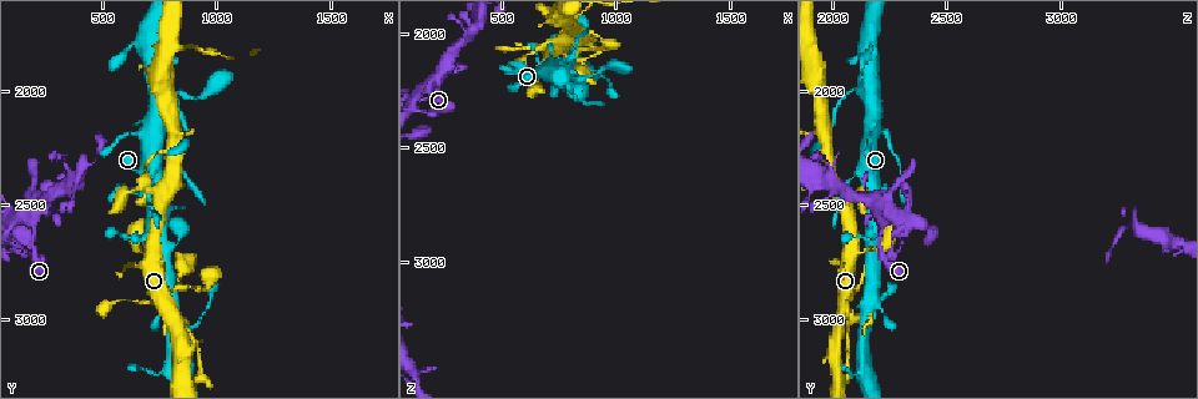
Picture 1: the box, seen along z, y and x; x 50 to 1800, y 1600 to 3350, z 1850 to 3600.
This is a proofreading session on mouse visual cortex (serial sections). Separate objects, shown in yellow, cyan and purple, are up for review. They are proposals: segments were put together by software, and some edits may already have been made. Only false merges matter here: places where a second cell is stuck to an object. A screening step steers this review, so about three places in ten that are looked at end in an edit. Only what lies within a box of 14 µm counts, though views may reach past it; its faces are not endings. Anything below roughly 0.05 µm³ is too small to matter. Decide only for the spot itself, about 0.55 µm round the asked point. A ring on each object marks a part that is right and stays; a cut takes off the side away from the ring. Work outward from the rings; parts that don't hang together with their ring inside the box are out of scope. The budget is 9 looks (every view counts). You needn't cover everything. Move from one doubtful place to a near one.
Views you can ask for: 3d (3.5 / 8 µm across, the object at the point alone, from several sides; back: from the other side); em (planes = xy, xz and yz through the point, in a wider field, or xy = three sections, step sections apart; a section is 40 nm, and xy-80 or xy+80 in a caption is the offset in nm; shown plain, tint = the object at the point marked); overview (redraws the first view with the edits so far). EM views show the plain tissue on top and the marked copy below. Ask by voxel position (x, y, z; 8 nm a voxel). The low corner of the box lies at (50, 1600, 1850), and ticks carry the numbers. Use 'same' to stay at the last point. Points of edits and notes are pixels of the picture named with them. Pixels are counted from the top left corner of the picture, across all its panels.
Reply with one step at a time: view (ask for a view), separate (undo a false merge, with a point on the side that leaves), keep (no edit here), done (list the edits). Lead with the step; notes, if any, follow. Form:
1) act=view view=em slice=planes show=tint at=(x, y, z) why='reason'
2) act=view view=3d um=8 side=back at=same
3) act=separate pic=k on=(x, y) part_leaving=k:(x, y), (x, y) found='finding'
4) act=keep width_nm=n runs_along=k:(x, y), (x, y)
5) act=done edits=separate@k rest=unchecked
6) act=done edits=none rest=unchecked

act=view view=3d um=3.5 at=(780, 2170, 2190) why='sharp bend'

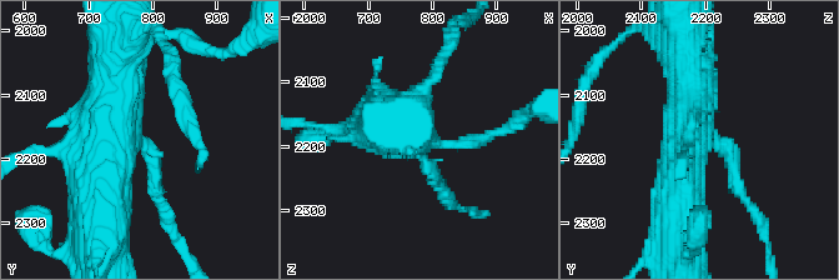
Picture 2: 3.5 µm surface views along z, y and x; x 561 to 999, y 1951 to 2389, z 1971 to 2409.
act=view view=em slice=xy step=2 show=tint at=(770, 2165, 2195)

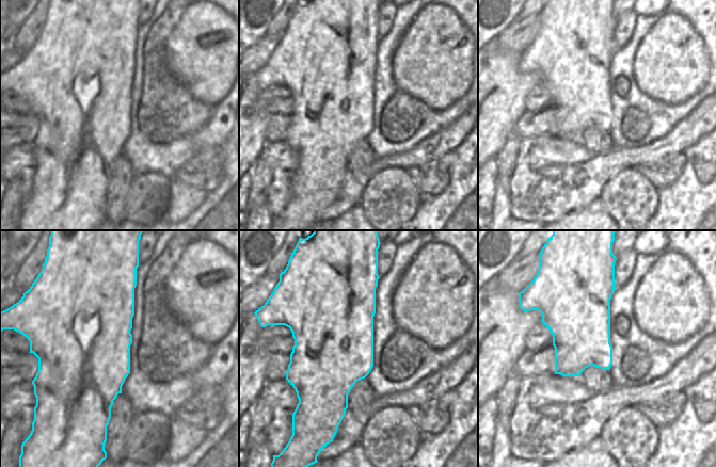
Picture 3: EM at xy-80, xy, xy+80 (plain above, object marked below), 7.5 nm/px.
act=keep runs_along=2:(100, 206), (124, 45) found='all the same cell'

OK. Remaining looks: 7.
act=view view=3d um=8 at=(830, 2820, 2130) why='three-way junction'

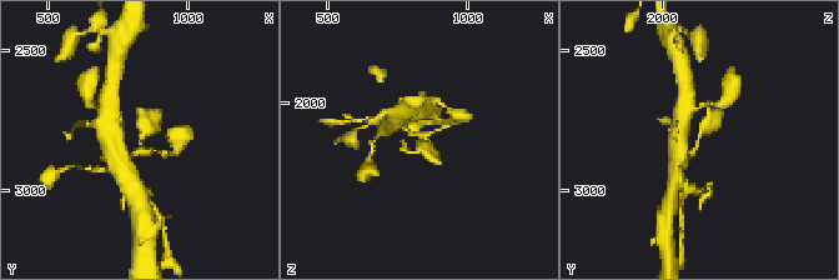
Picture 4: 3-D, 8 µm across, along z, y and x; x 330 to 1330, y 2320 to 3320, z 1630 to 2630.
act=view view=em slice=xy step=1 show=tint at=(840, 2830, 2130) arms=3 arm_widths_nm=100,200,300

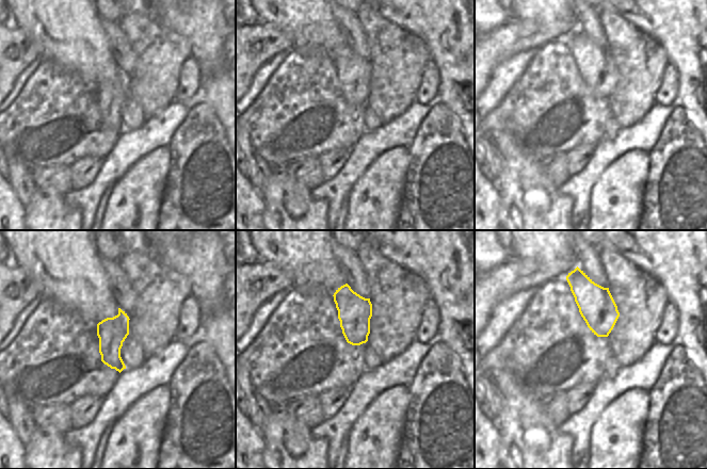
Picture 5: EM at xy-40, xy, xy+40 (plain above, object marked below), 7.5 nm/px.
act=keep runs_along=4:(683, 159), (719, 115) found='continuous, no second cell'

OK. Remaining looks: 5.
act=view view=3d um=3.5 at=(930, 3200, 2080) why='abrupt turn'

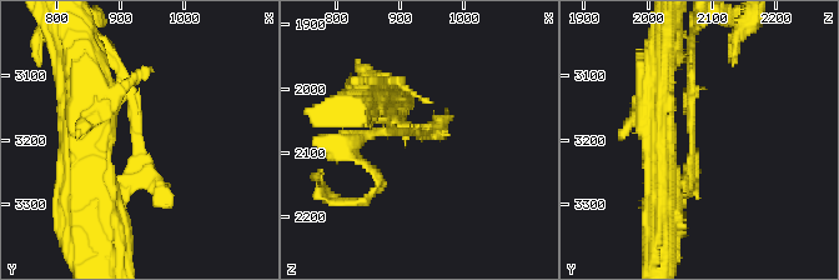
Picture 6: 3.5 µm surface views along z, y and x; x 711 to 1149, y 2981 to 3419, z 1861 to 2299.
act=view view=em slice=xy step=2 show=tint at=(925, 3195, 2070) arm_widths_nm=150,150 why='shape alone is not enough'

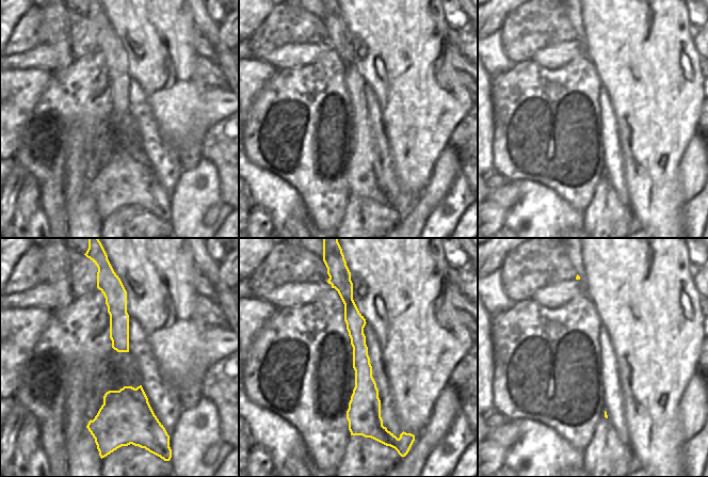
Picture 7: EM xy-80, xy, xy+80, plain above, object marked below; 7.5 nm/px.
act=keep runs_along=6:(668, 193), (691, 178), (691, 54) found='continuous, no second cell'

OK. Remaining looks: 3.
act=view view=3d um=3.5 at=(190, 2550, 2230)

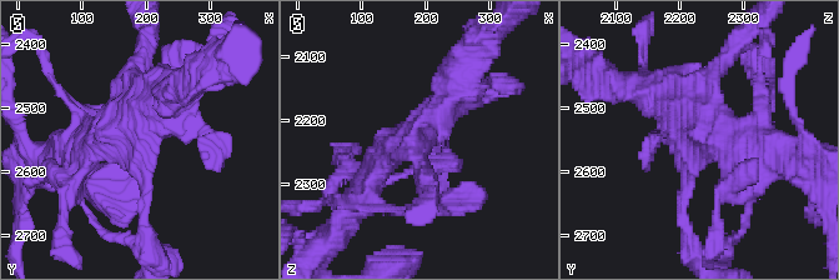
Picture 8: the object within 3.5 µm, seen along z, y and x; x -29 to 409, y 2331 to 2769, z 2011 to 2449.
act=view view=em slice=xy step=2 show=tint at=(185, 2560, 2220) arms=4 arm_widths_nm=150,300,350,400 why='now the EM'

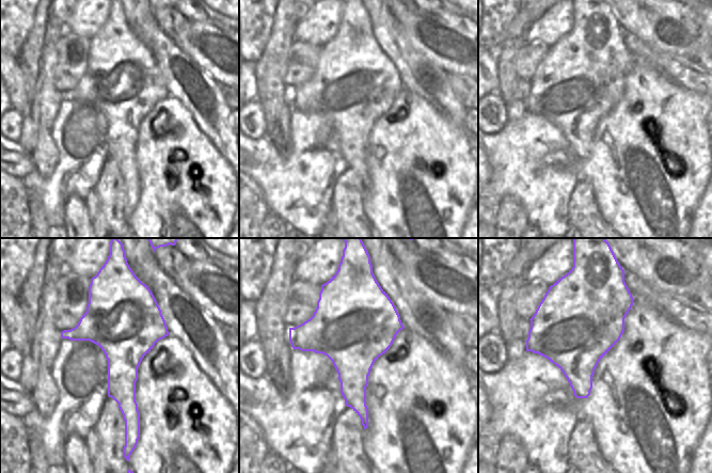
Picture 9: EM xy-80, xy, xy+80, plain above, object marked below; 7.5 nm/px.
act=keep runs_along=8:(684, 225), (688, 133), (646, 90) found='all the same cell'

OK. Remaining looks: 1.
act=done edits=none rest=unchecked

